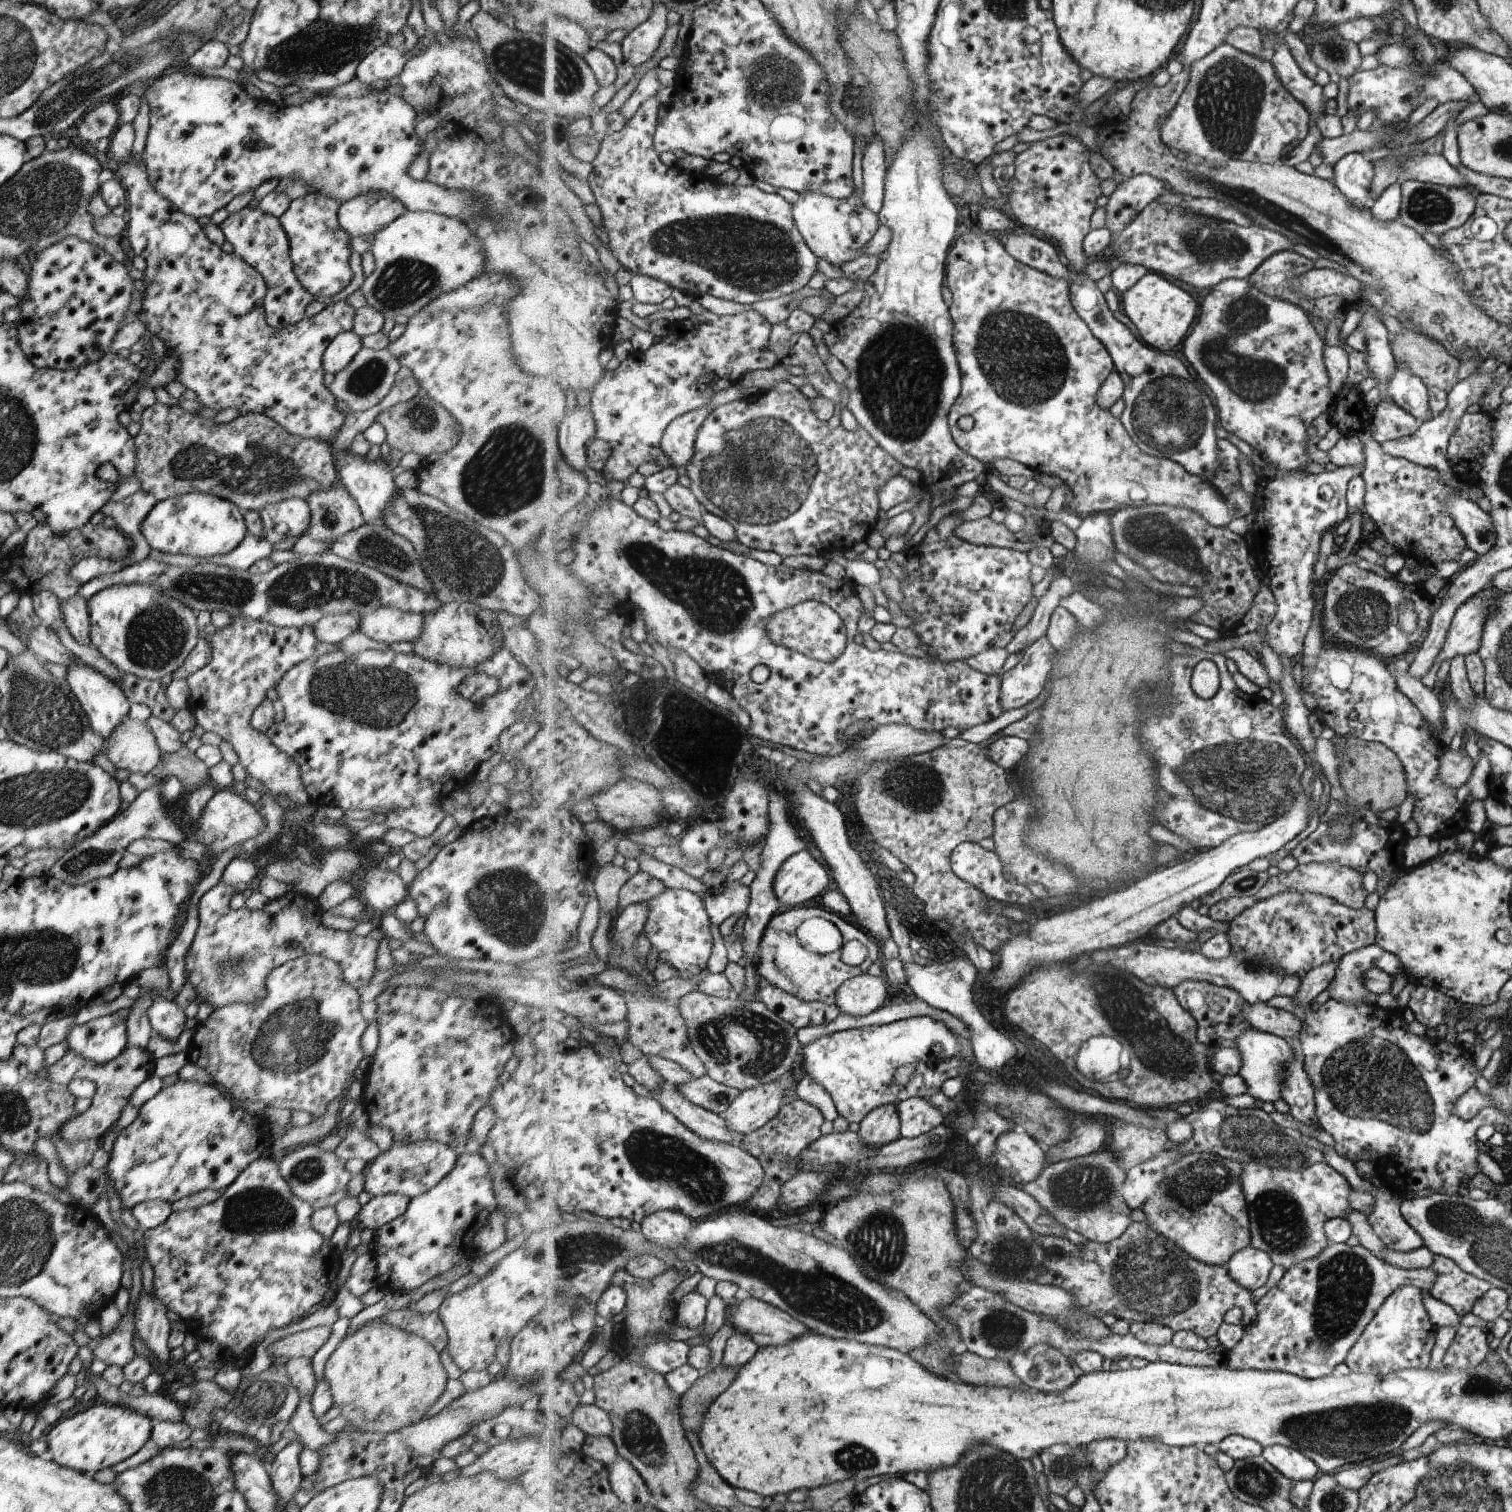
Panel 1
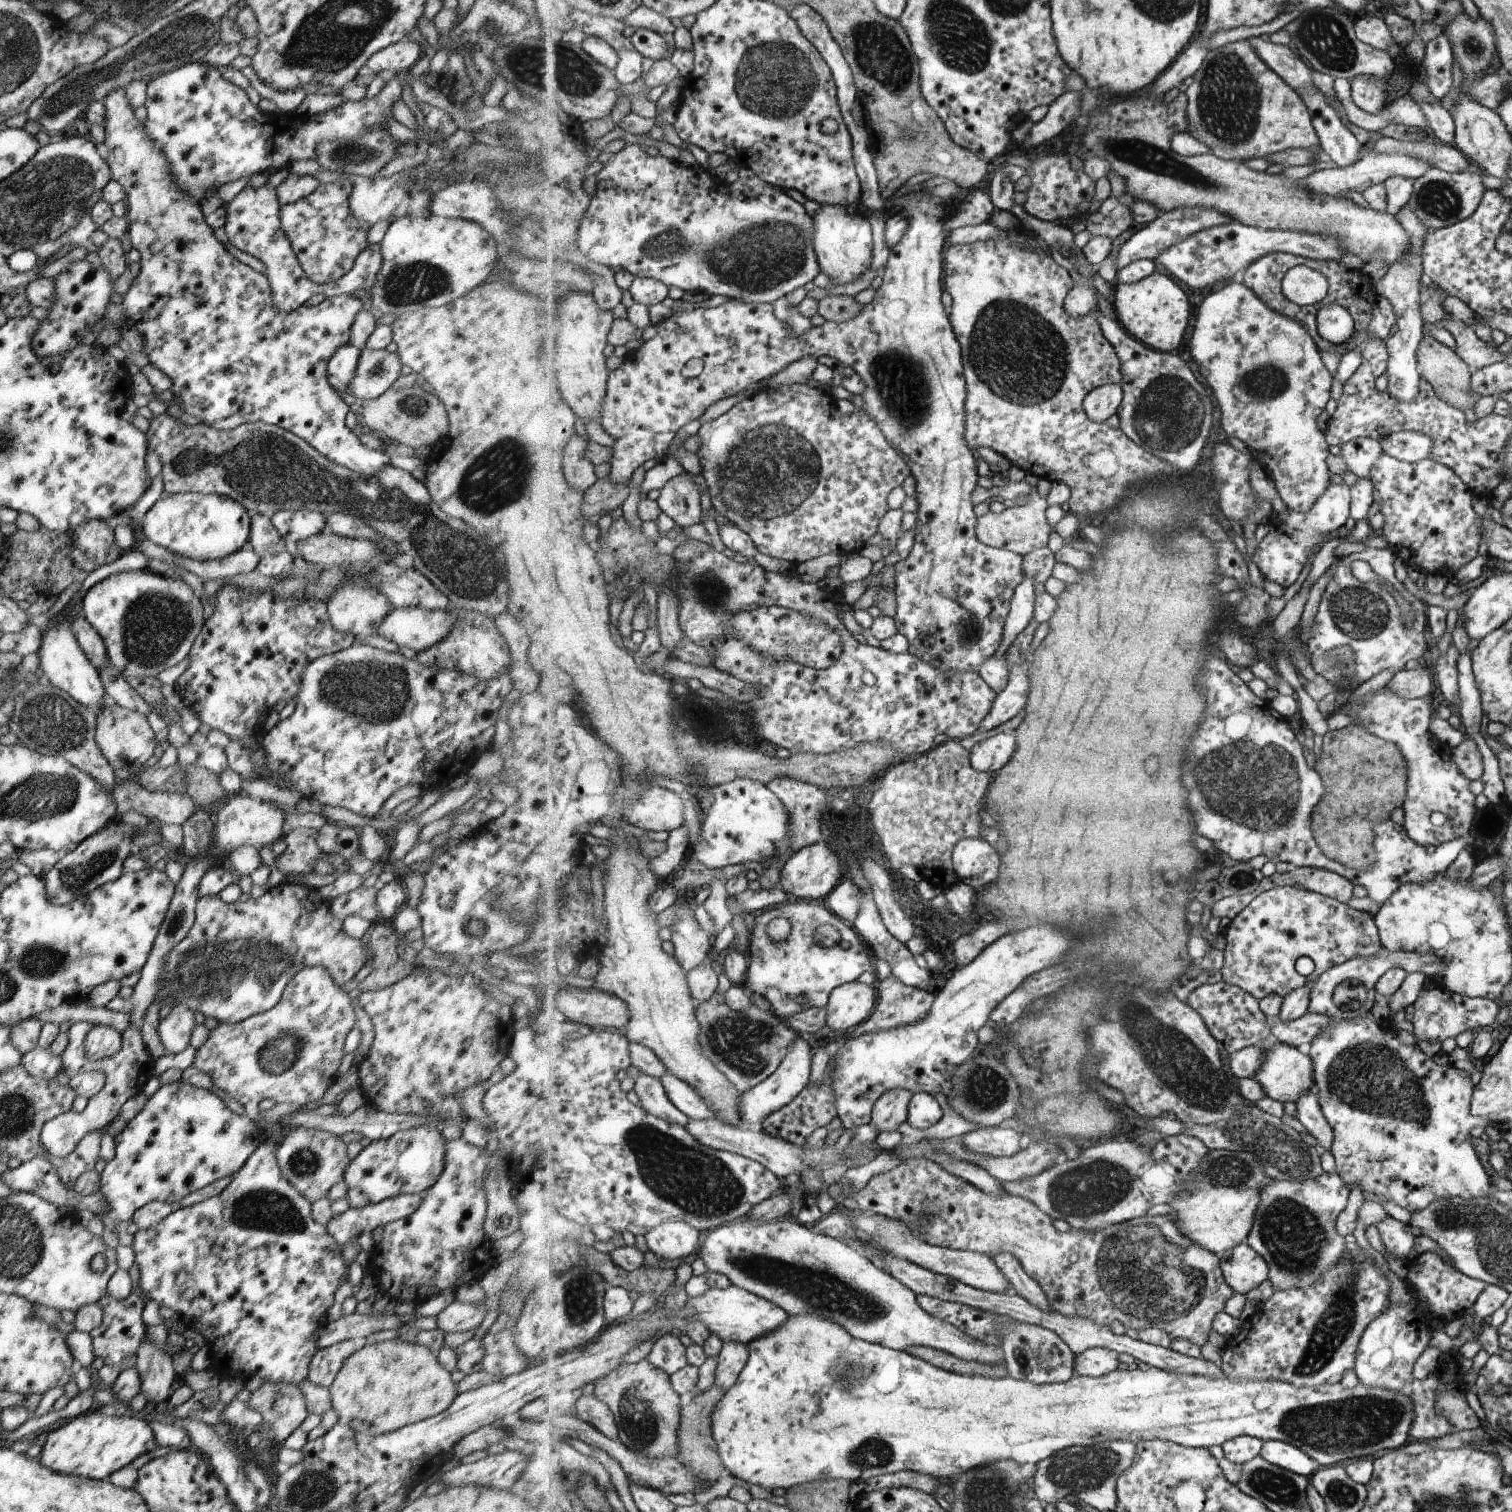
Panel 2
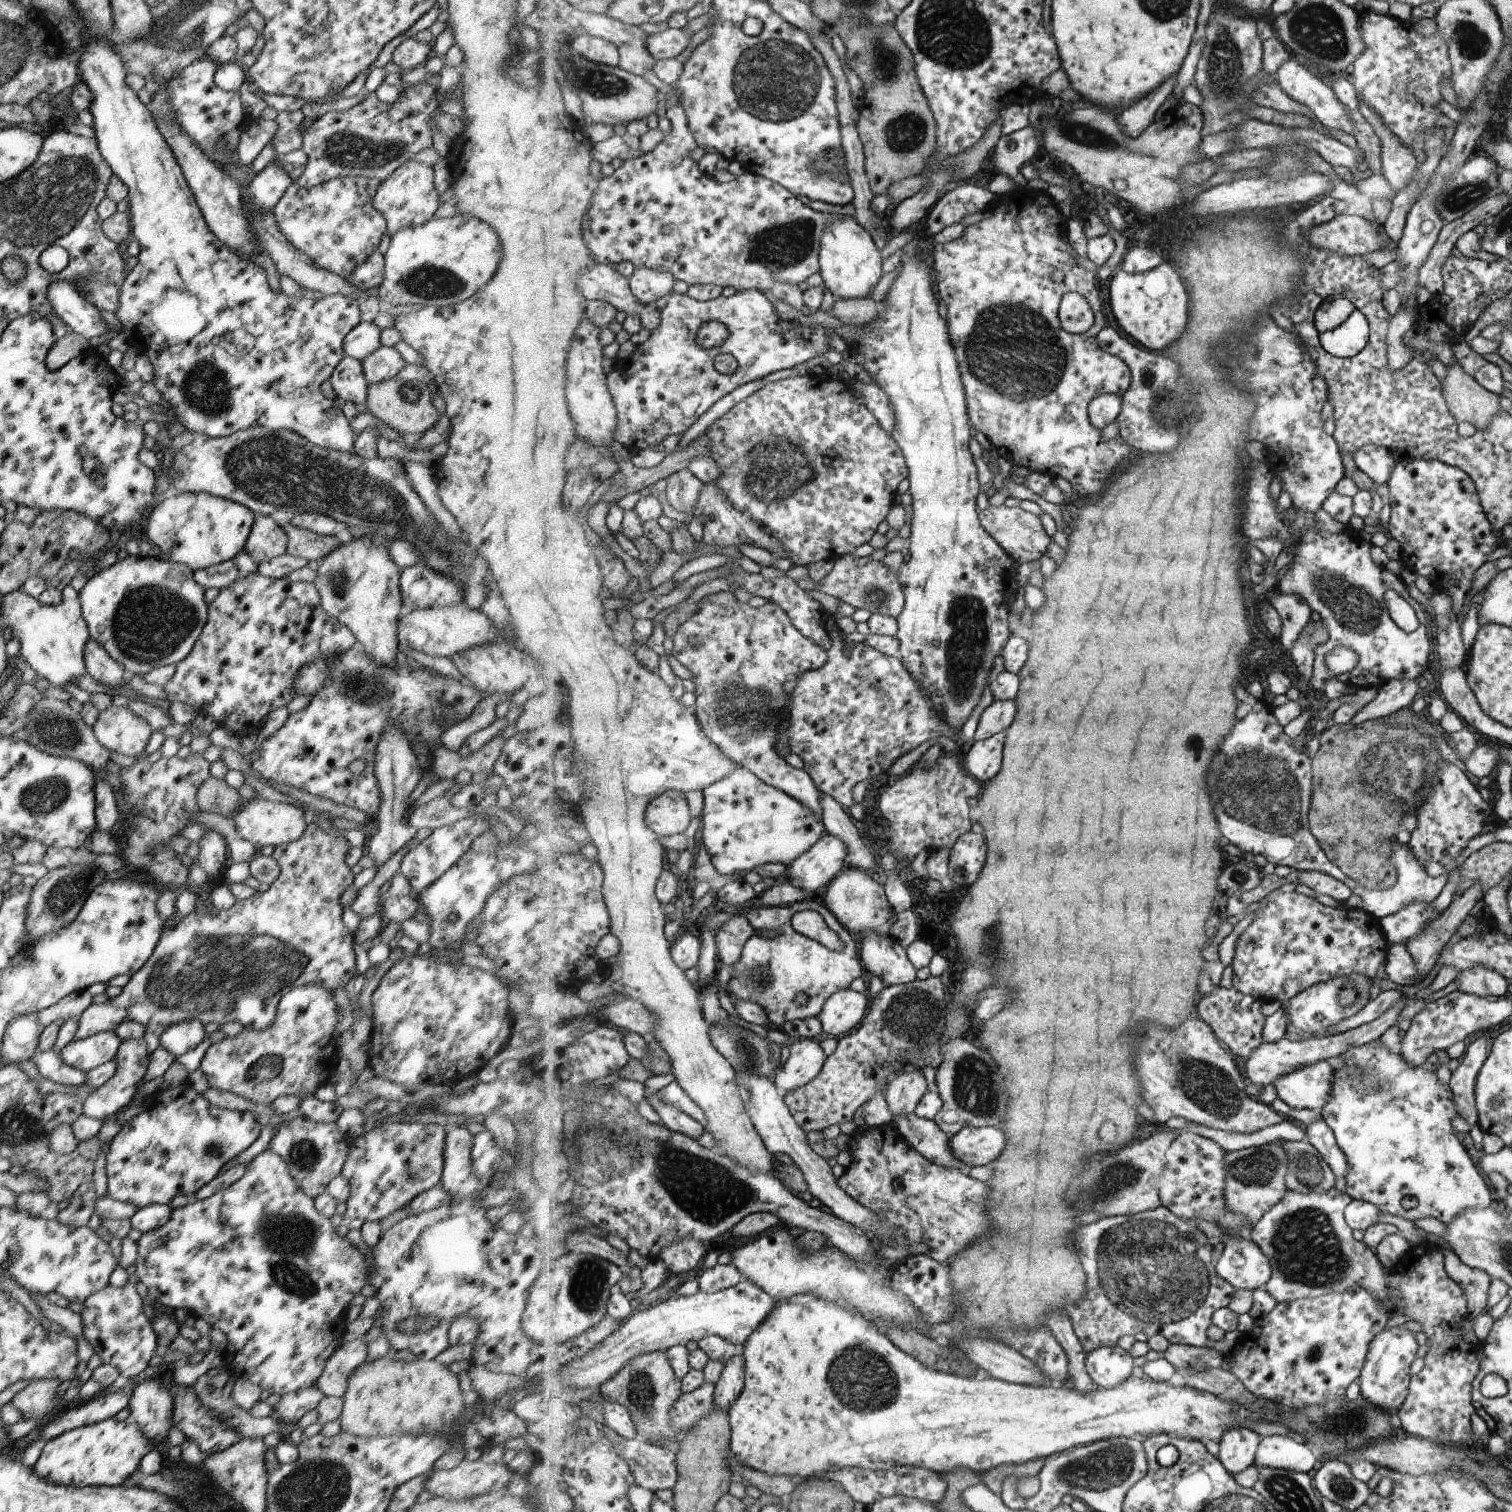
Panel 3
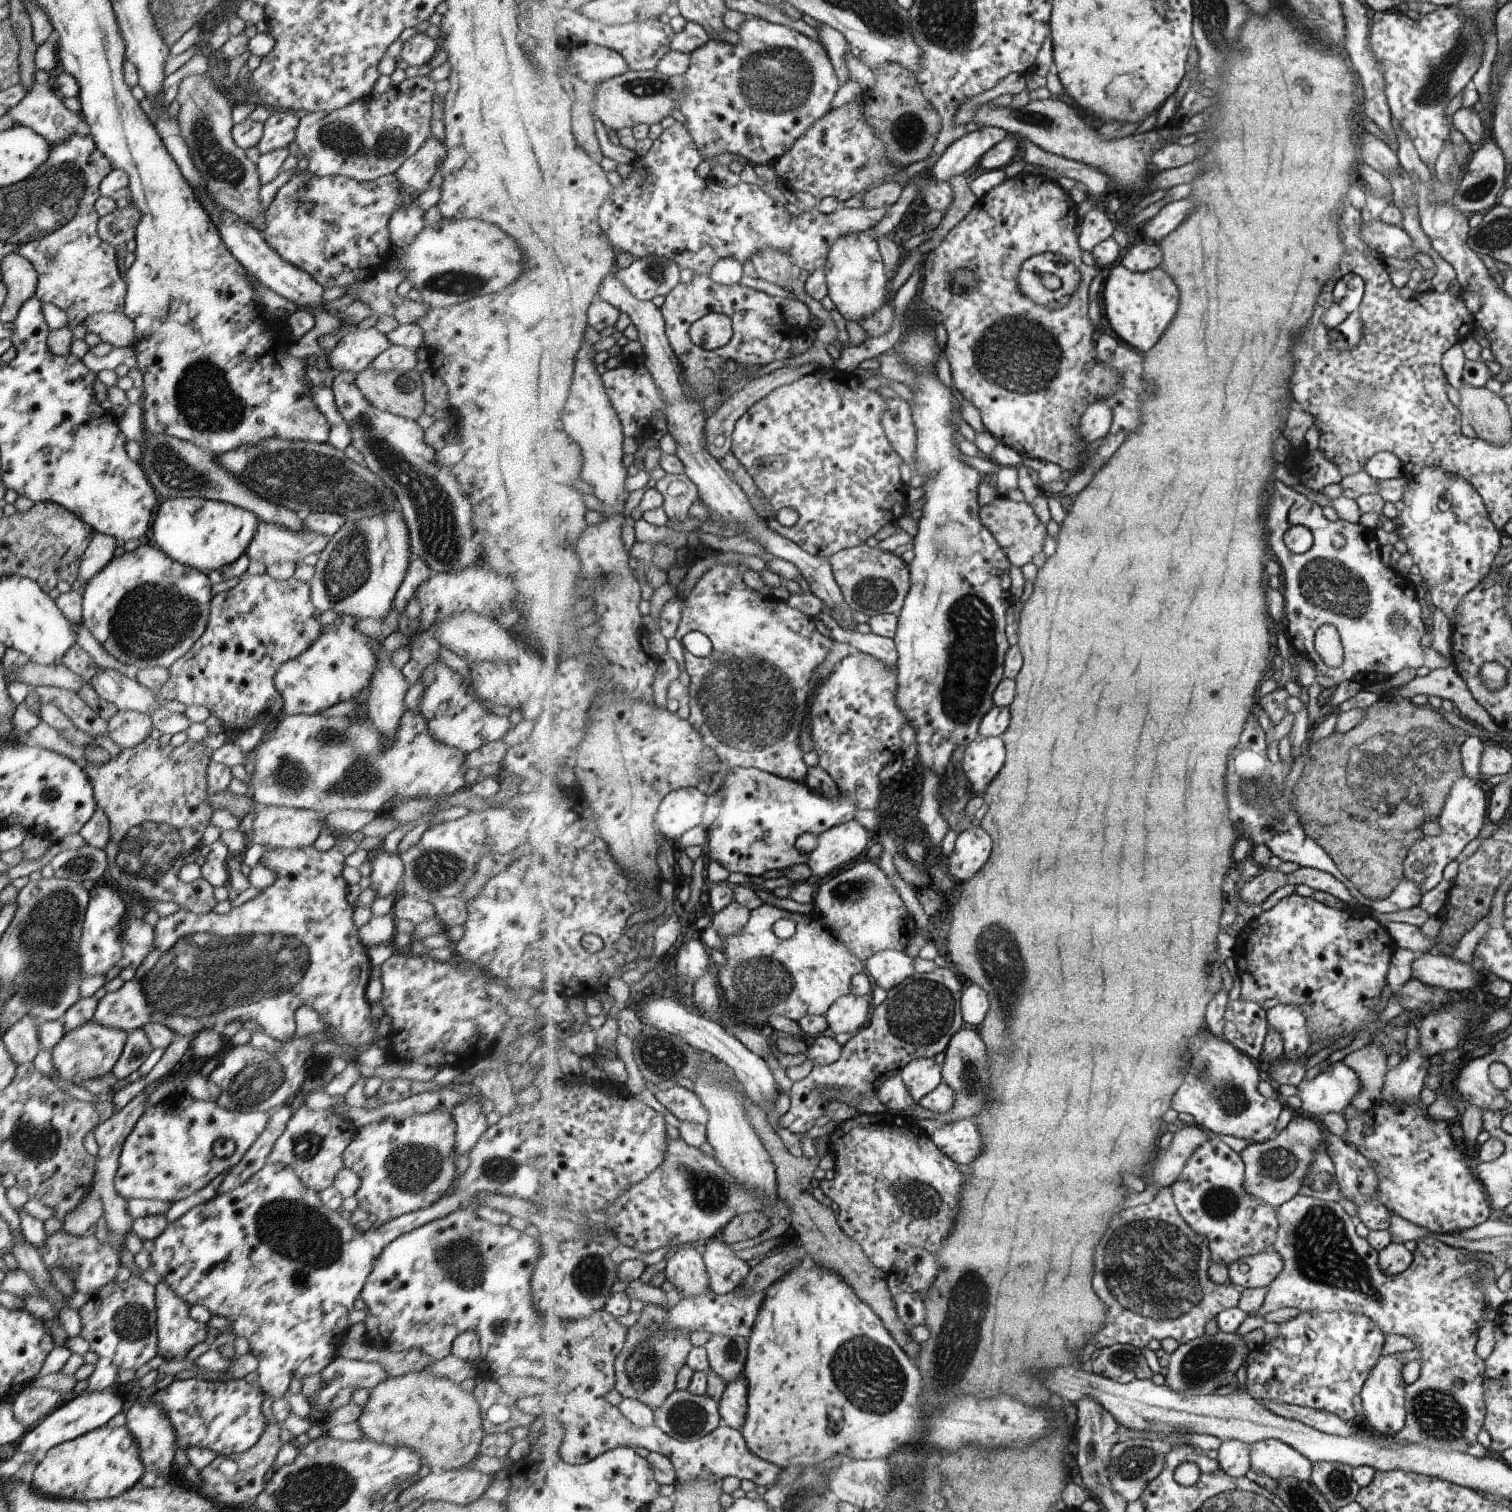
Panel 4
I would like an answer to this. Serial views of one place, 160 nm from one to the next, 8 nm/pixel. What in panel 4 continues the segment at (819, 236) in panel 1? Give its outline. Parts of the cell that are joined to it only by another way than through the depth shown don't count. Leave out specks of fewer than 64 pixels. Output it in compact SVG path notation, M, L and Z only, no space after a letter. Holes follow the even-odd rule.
M867 232L841 237L829 247L828 262L824 266L829 294L838 312L846 320L861 322L891 301L890 281L877 240Z

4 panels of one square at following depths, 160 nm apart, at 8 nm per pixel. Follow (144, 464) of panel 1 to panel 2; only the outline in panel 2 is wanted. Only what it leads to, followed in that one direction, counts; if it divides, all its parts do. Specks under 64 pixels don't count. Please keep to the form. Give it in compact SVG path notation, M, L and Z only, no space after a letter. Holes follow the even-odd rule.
M163 412L152 416L144 434L147 449L151 448L161 462L161 484L166 496L178 493L217 494L231 498L247 512L261 514L266 518L279 510L301 508L315 510L325 518L339 512L359 516L378 536L391 540L398 546L400 553L411 557L412 568L435 590L439 590L449 600L450 606L479 612L492 618L501 612L508 612L507 580L502 580L505 564L501 552L475 528L441 513L441 508L431 500L424 484L399 468L383 466L381 472L377 470L377 474L363 480L355 472L329 462L291 432L260 421L239 424L231 430L215 430L202 423L195 426L184 425L179 418Z

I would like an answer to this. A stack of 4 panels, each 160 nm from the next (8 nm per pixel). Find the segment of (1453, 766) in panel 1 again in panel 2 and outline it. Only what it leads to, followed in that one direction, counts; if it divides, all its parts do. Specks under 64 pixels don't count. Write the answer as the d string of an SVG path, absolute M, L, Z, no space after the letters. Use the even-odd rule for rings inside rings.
M1464 736L1458 746L1450 749L1451 762L1455 764L1457 772L1469 781L1480 779L1482 774L1482 757L1477 749L1477 744L1471 736Z

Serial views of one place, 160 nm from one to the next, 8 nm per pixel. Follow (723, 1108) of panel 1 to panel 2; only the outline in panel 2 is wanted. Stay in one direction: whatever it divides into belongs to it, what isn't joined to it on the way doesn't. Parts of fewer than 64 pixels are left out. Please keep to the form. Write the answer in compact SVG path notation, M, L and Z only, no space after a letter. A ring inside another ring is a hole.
M672 1073L665 1074L661 1080L669 1098L683 1114L693 1120L716 1118L715 1112L707 1106L703 1096L689 1082L681 1080Z

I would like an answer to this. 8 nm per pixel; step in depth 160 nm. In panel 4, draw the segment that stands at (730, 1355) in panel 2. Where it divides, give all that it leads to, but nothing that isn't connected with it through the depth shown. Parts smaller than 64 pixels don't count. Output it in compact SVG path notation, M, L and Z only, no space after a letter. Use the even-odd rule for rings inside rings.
M739 1379L727 1384L719 1405L723 1423L739 1429L744 1427L748 1411L748 1383Z

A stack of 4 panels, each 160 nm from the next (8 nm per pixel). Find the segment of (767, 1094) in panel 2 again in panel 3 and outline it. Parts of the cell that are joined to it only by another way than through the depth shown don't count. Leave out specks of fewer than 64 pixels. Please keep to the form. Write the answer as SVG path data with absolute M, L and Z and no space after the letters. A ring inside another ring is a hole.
M797 1039L789 1046L789 1057L775 1076L776 1085L786 1092L801 1088L819 1076L828 1059L820 1039Z

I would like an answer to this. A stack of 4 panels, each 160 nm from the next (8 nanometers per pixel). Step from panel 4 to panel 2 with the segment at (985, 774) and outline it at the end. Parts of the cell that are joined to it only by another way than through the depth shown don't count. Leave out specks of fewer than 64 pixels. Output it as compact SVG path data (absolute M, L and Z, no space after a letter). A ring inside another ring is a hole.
M1007 731L977 743L971 750L973 768L994 776L999 774L1011 762L1017 744L1017 733Z

